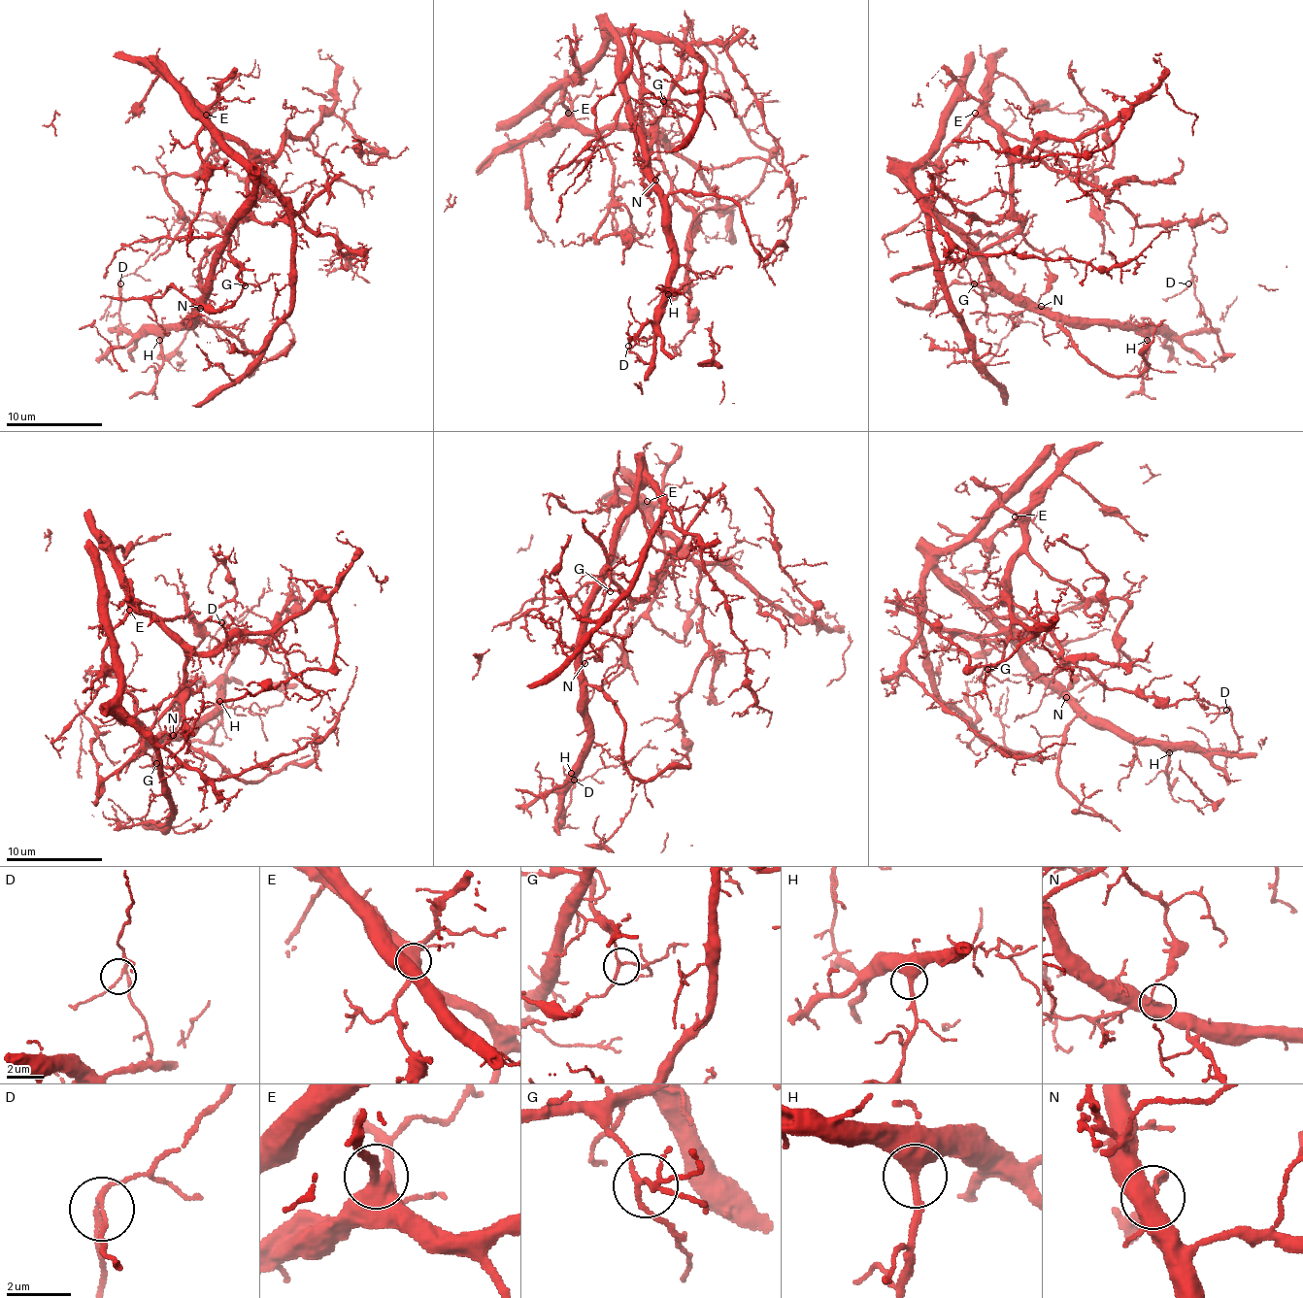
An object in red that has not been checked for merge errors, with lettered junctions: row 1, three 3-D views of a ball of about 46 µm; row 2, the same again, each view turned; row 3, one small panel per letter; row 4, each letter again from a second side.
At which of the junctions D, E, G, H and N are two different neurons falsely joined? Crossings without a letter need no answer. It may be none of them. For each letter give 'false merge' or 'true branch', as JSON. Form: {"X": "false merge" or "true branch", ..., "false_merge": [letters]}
{"D": "true branch", "E": "true branch", "G": "true branch", "H": "true branch", "N": "false merge", "false_merge": ["N"]}

